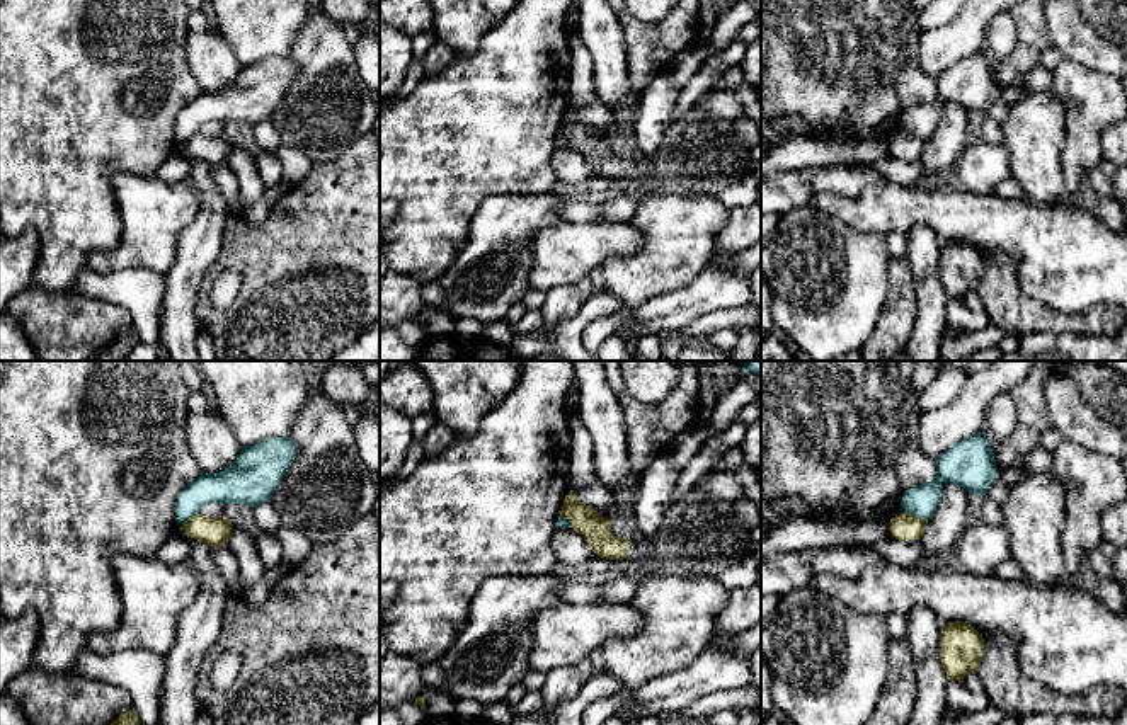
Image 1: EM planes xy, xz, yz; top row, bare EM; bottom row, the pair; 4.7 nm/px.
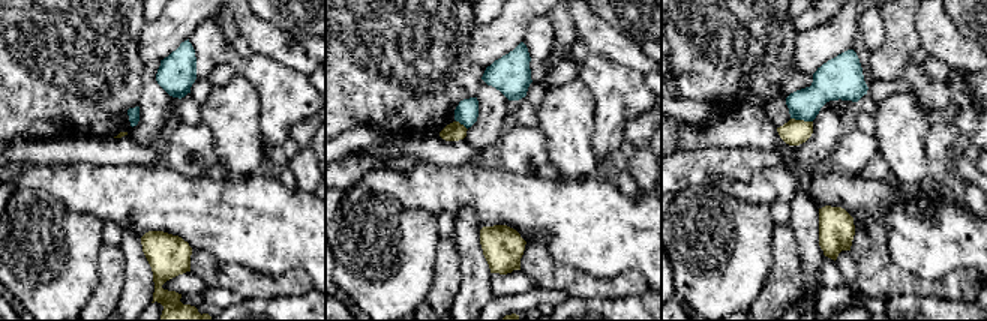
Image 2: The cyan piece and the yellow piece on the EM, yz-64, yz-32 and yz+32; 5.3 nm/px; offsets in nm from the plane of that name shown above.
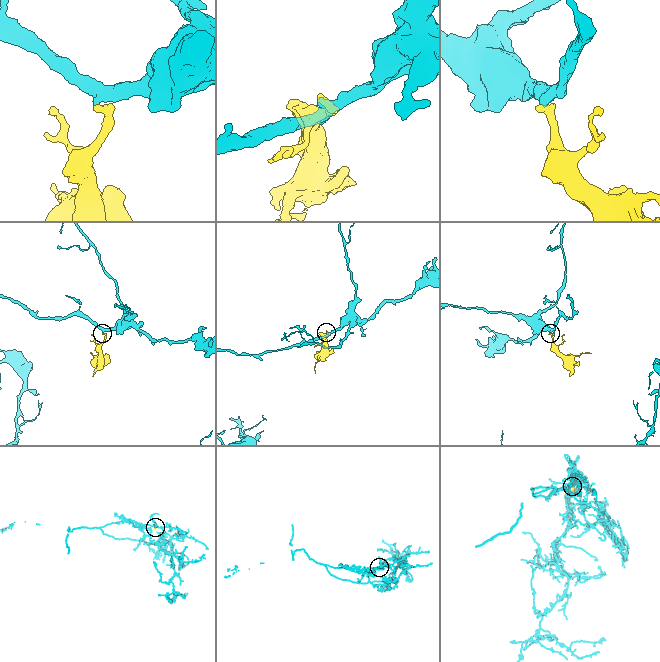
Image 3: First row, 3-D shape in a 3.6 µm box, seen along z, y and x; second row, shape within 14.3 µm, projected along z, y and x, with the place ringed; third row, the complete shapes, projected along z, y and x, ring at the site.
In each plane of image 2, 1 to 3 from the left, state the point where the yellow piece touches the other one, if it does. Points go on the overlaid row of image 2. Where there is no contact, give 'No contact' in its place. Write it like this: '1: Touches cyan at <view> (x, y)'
1: No contact
2: Touches cyan at yz-32 (462, 123)
3: Touches cyan at yz+32 (801, 119)

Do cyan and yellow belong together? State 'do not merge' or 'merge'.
do not merge

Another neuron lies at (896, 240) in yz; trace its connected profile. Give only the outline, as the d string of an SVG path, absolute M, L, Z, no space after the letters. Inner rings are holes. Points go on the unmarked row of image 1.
M890 231L885 235L890 259L906 257L907 235L901 231Z

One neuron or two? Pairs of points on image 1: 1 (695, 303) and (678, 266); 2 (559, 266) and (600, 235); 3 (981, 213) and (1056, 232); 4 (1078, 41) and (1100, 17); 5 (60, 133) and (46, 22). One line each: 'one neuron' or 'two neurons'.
1: two neurons
2: one neuron
3: one neuron
4: two neurons
5: one neuron

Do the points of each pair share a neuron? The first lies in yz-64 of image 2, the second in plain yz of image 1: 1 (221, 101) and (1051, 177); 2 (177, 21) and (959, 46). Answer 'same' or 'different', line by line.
1: same
2: same

